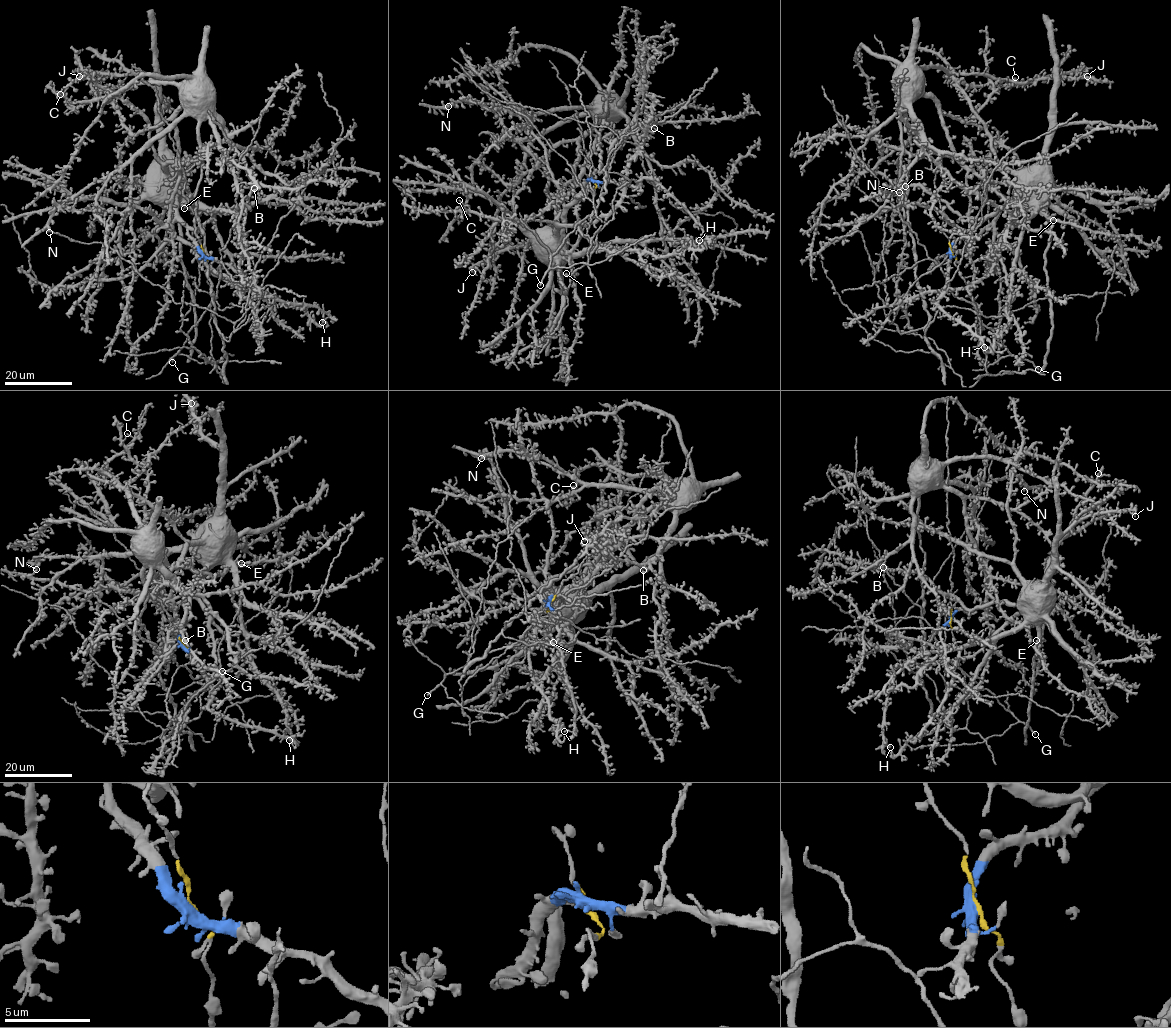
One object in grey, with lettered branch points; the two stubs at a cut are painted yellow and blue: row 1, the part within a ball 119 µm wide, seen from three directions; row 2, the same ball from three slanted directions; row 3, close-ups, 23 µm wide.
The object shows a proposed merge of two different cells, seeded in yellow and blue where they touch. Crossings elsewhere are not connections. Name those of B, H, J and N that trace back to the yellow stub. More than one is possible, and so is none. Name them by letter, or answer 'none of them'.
B, N

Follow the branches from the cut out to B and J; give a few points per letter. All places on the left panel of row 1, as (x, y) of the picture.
B: (204, 254), (168, 124), (187, 115), (213, 116), (253, 188)
J: (204, 254), (178, 217), (175, 167), (164, 151), (157, 85), (147, 75), (80, 70), (80, 77)

